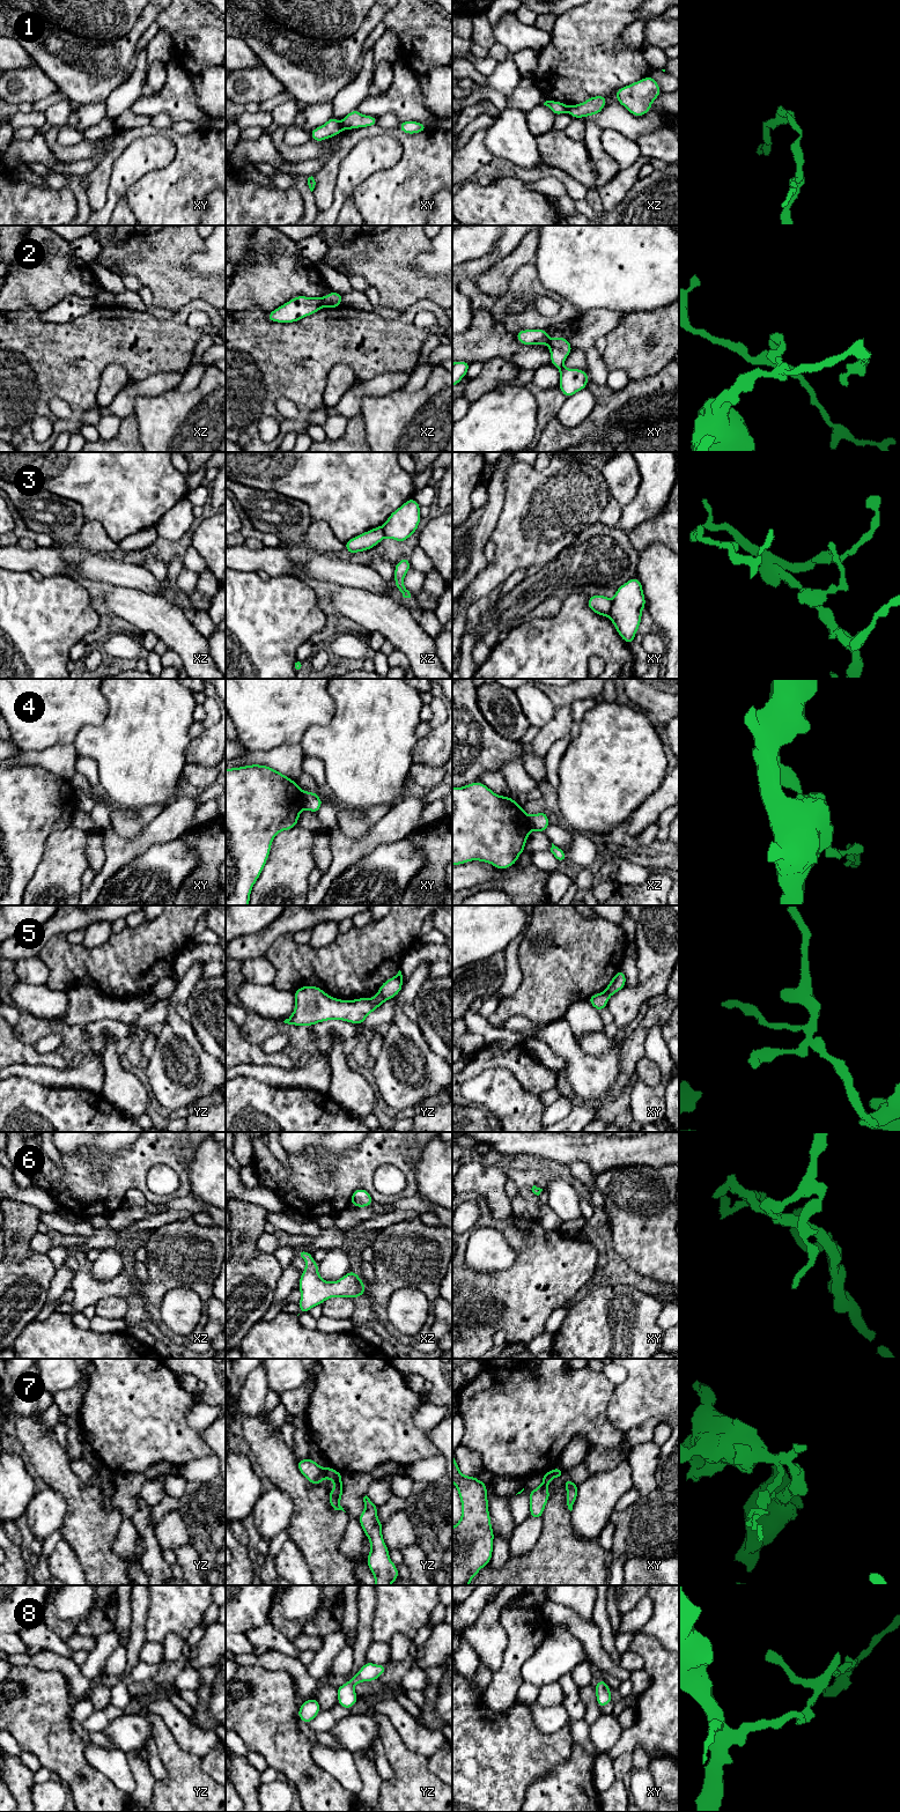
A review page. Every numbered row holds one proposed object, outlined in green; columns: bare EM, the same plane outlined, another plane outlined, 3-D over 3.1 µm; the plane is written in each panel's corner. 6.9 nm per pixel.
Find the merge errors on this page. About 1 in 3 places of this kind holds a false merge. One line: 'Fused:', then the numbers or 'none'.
Fused: 1, 2, 3, 4, 5, 7

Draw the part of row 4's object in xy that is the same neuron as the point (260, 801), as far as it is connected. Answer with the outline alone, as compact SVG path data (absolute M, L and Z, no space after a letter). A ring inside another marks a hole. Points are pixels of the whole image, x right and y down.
M268 766L226 769L226 905L249 905L250 893L268 859L275 835L297 826L303 806L298 783Z

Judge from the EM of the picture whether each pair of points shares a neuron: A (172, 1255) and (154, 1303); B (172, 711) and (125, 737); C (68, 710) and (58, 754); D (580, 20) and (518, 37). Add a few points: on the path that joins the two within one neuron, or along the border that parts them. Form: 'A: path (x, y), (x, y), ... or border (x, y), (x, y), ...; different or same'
A: path (169, 1266), (154, 1292); same
B: path (161, 711), (137, 734); same
C: border (73, 742), (34, 751); different
D: border (551, 34), (551, 39), (538, 50); different

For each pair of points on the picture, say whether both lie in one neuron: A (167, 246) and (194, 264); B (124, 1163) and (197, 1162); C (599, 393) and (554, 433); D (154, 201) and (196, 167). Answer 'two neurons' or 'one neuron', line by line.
A: two neurons
B: two neurons
C: one neuron
D: one neuron

